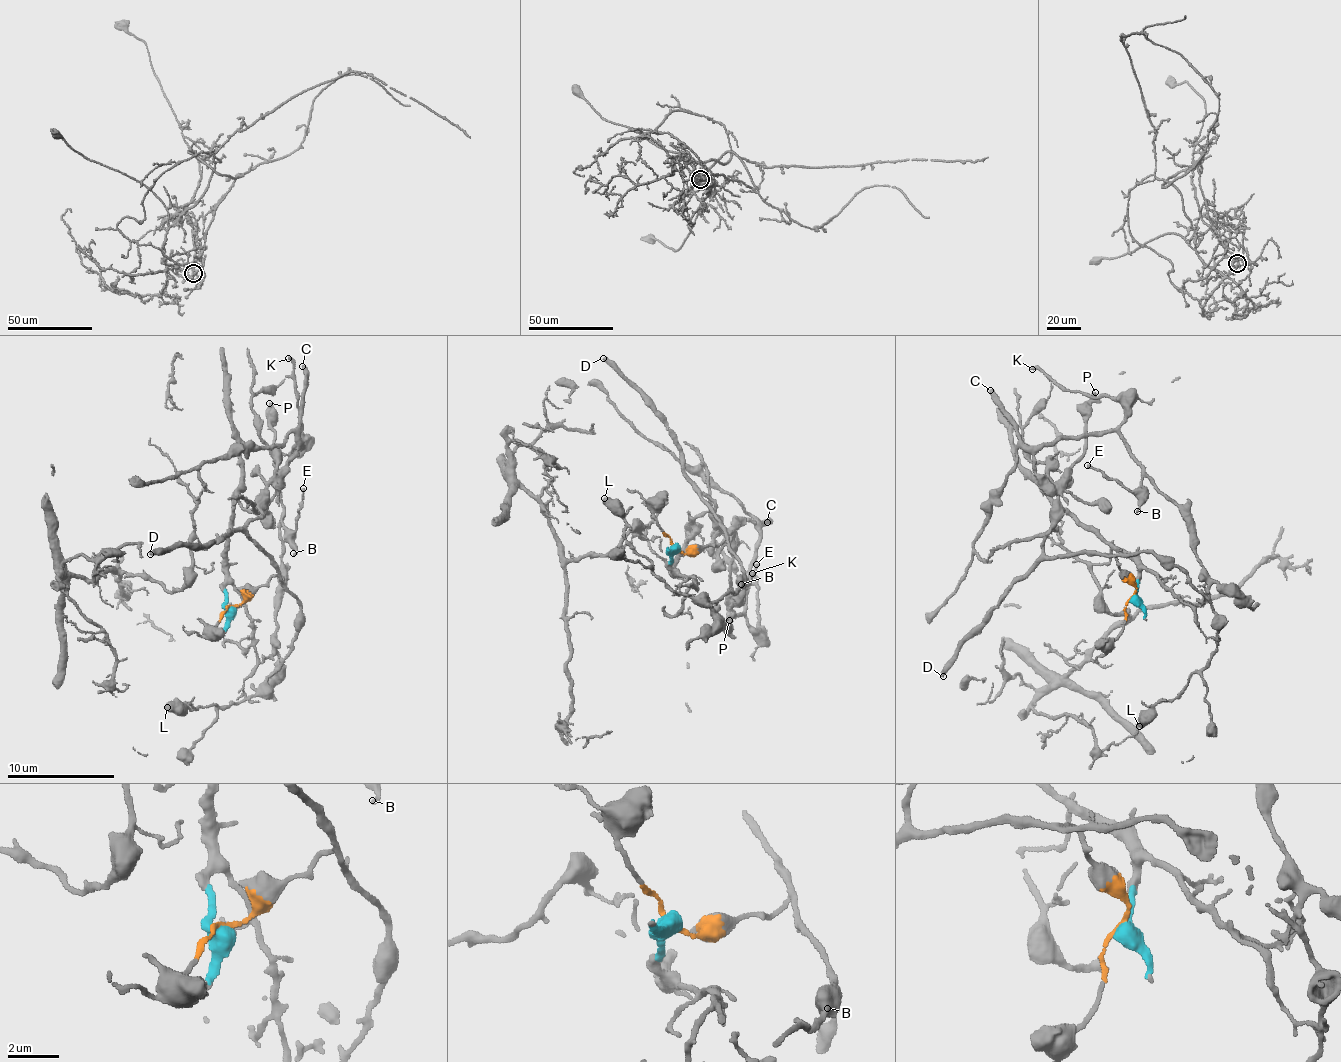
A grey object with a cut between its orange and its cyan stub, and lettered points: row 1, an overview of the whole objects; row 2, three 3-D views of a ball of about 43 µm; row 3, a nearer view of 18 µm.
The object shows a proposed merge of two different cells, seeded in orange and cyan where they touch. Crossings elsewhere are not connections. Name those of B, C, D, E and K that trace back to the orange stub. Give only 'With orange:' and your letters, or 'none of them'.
With orange: D

